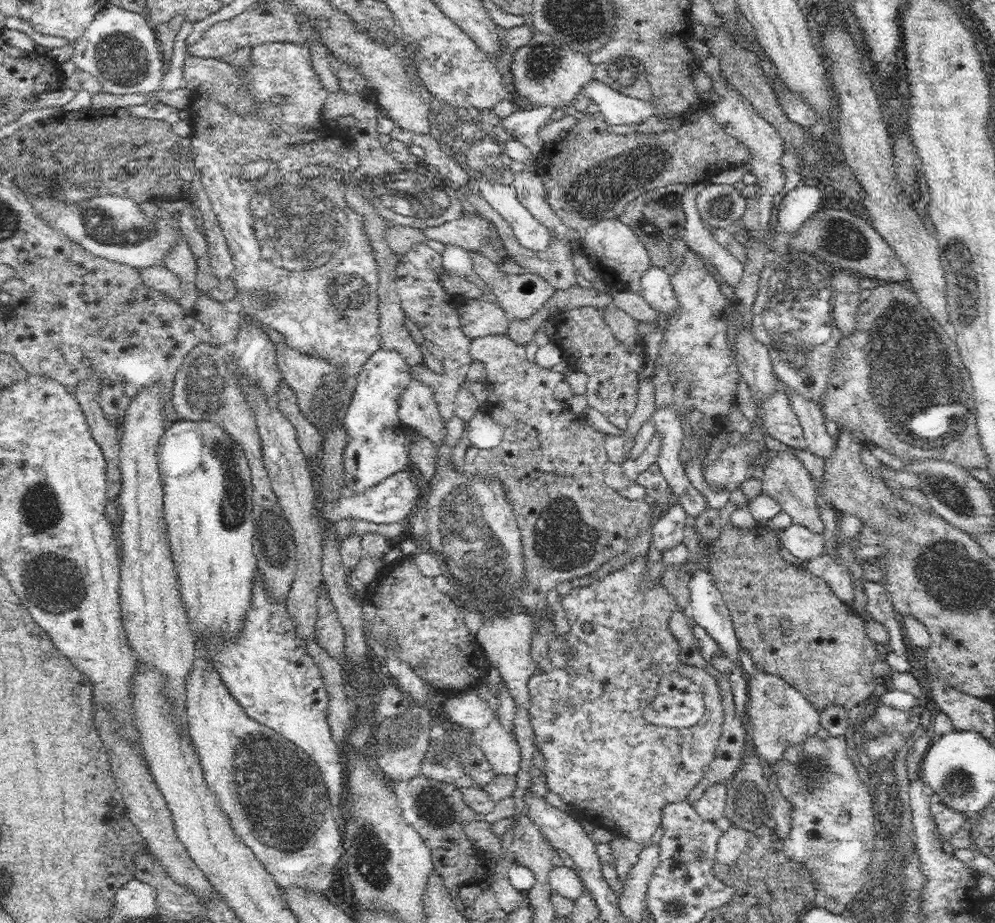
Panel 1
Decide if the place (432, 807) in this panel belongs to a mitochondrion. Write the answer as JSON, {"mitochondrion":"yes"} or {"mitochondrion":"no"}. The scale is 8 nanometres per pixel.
{"mitochondrion":"yes"}

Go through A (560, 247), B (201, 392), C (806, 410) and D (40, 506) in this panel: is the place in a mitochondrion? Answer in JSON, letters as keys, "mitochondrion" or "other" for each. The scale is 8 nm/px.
{"A":"other","B":"mitochondrion","C":"other","D":"mitochondrion"}

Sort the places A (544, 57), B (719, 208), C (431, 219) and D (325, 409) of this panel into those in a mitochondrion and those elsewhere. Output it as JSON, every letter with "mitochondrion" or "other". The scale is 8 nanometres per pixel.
{"A":"mitochondrion","B":"mitochondrion","C":"mitochondrion","D":"mitochondrion"}

